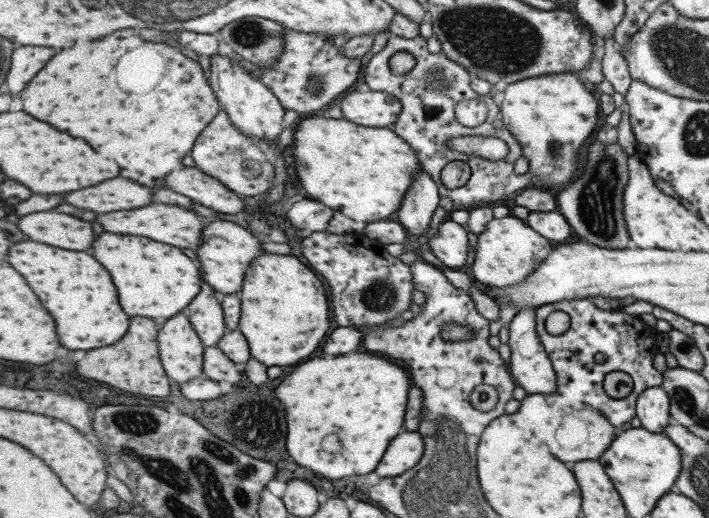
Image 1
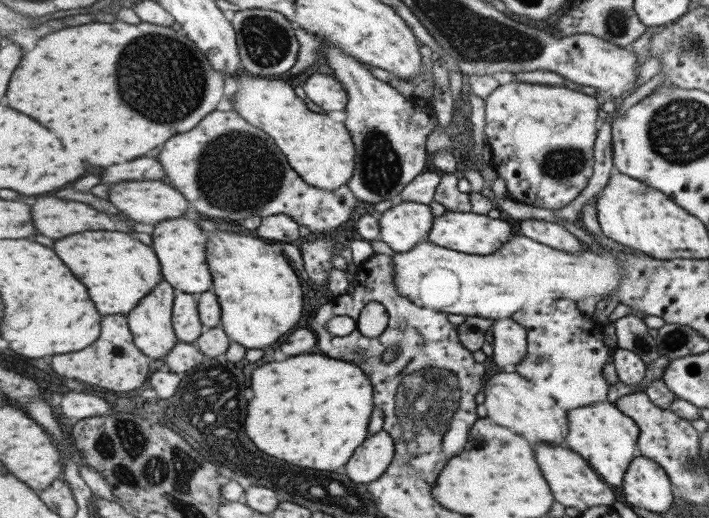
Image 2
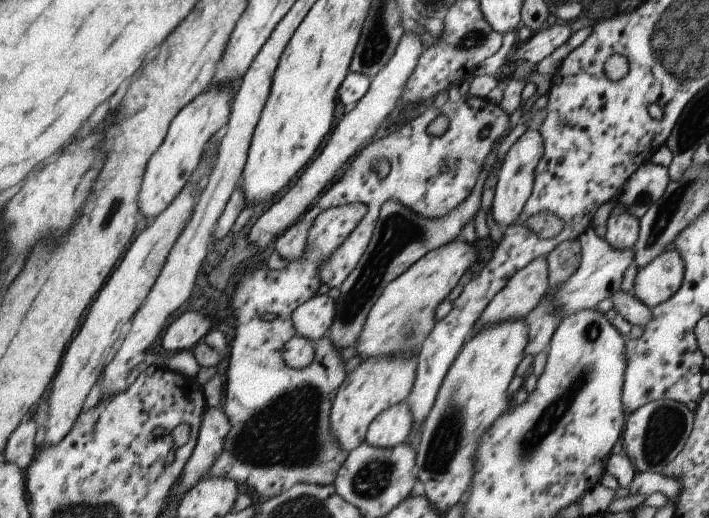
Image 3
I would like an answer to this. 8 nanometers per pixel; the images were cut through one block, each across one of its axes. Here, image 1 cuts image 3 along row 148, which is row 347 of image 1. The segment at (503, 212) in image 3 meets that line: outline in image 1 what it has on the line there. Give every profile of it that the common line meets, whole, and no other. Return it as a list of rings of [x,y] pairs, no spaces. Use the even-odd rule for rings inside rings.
[[[537,307],[521,309],[515,318],[508,323],[509,340],[508,346],[511,350],[510,371],[516,382],[521,382],[521,386],[531,392],[531,394],[553,394],[558,393],[557,373],[550,360],[549,353],[545,350],[545,345],[541,342],[537,330]]]

